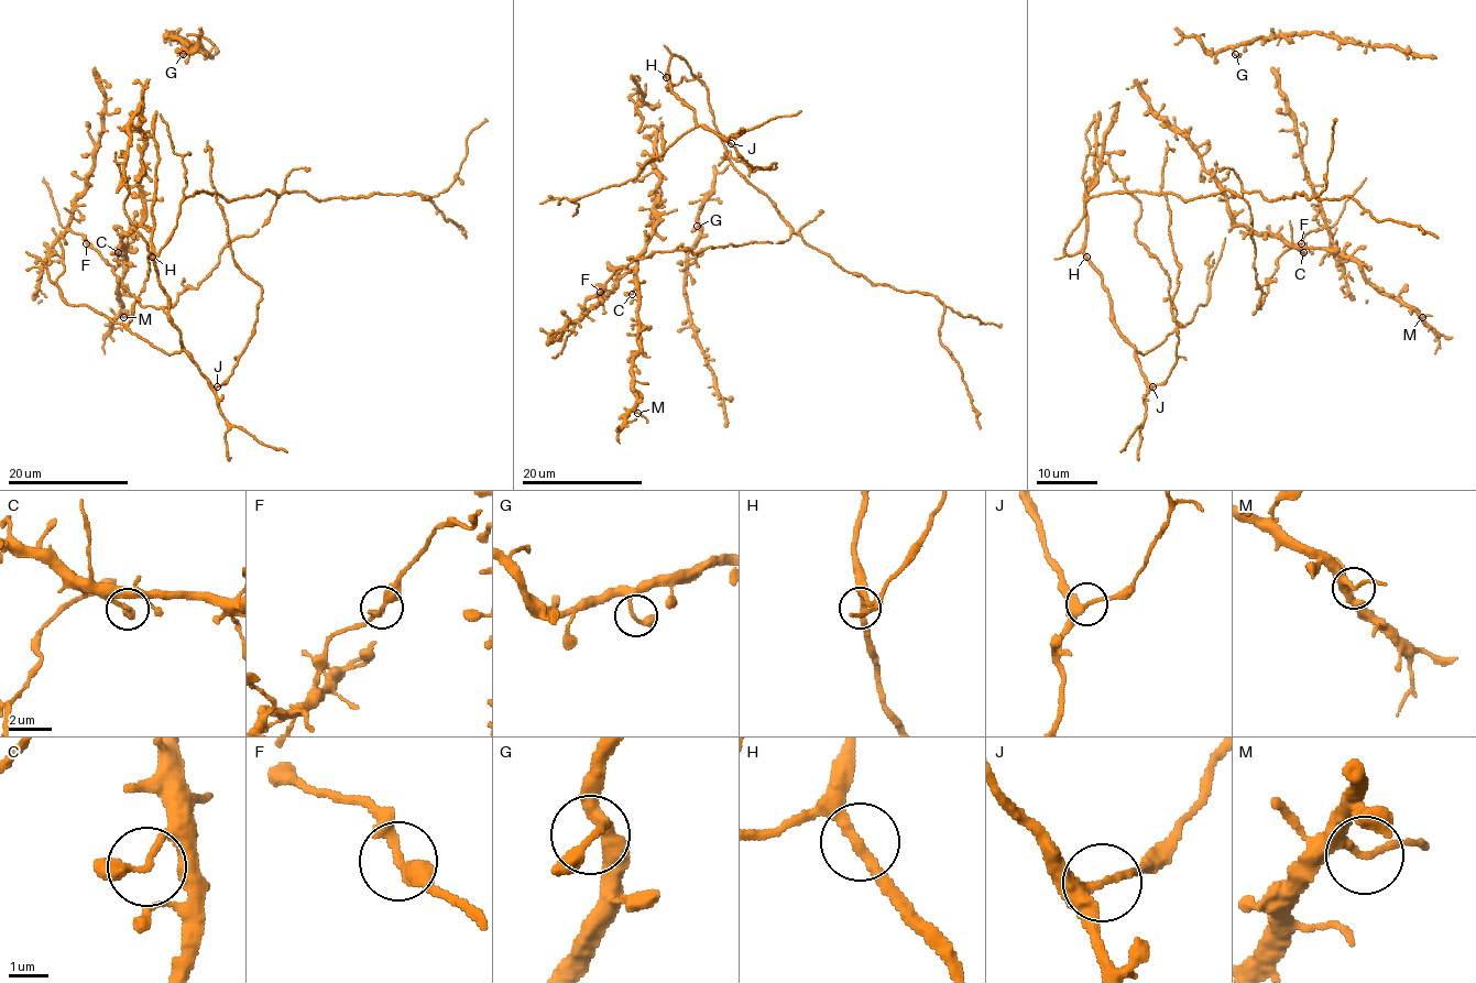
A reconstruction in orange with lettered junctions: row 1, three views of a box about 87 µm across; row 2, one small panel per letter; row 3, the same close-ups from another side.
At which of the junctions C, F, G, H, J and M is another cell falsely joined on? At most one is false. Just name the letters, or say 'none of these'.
none of these

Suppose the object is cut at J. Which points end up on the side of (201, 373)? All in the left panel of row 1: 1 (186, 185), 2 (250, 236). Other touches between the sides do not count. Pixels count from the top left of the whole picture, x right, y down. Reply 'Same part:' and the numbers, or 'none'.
Same part: 1, 2

